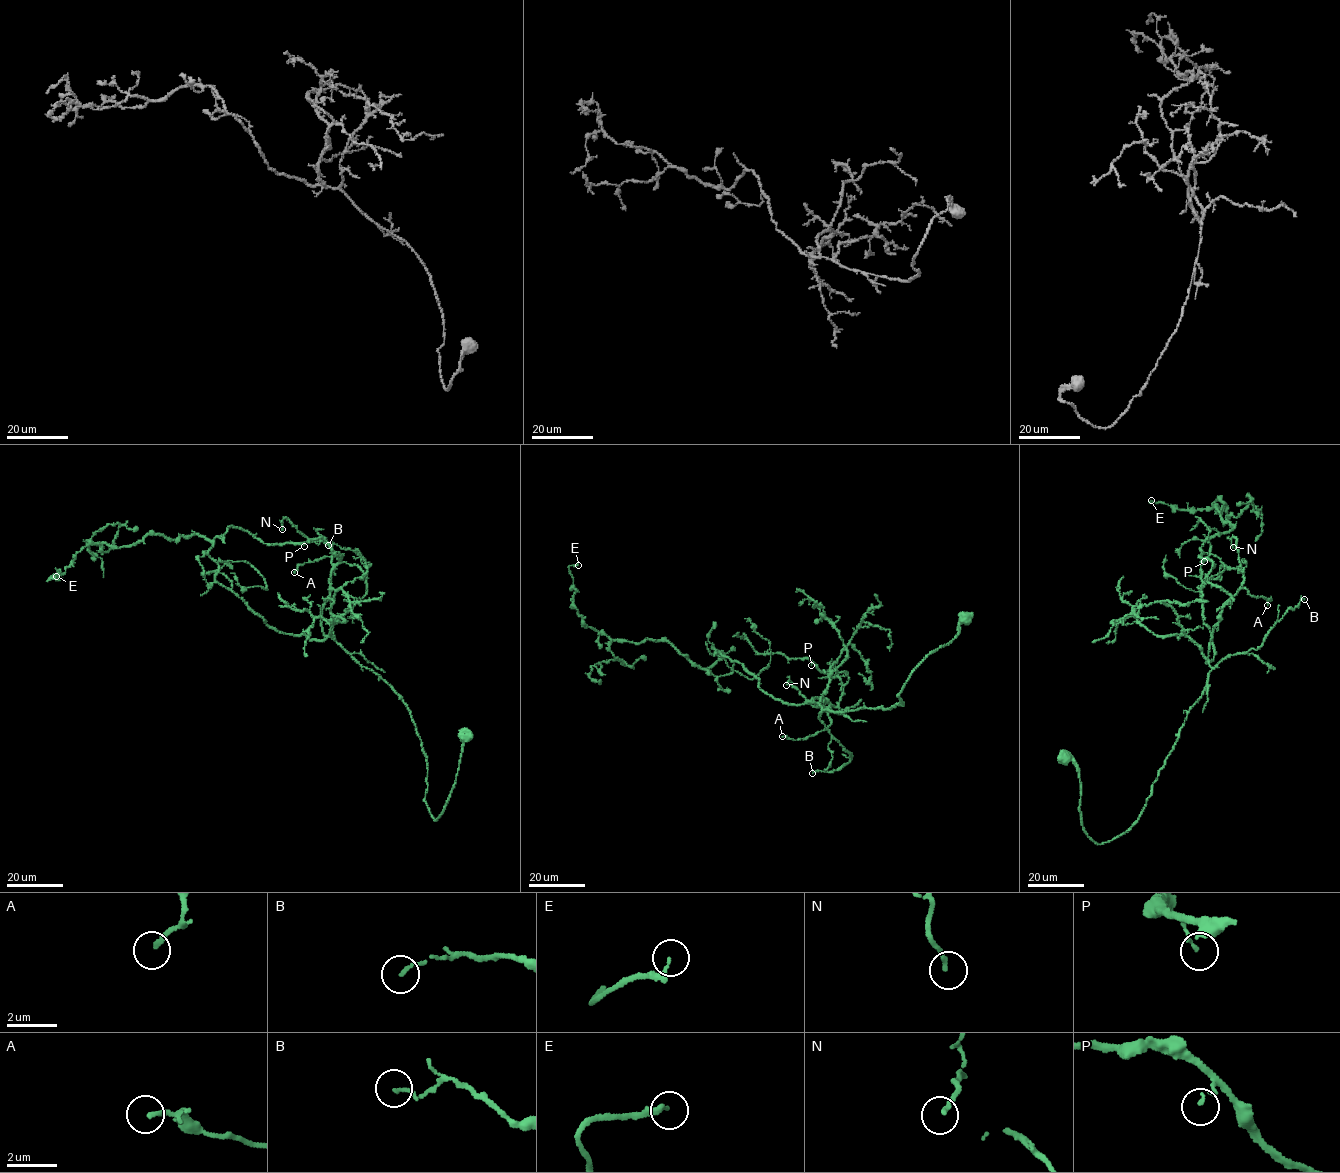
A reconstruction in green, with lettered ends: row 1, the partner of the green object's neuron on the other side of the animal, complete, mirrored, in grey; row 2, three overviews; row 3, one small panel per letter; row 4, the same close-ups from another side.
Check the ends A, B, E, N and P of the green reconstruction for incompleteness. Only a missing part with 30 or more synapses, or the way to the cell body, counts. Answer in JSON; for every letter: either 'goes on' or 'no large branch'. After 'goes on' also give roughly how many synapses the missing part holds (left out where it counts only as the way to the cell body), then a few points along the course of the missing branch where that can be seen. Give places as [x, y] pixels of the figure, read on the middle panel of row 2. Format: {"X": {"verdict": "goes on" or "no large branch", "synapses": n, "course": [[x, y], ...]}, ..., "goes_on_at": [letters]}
{"A": {"verdict": "no large branch"}, "B": {"verdict": "no large branch"}, "E": {"verdict": "goes on", "synapses": 30, "course": [[578, 565], [589, 559], [588, 548]]}, "N": {"verdict": "no large branch"}, "P": {"verdict": "no large branch"}, "goes_on_at": ["E"]}

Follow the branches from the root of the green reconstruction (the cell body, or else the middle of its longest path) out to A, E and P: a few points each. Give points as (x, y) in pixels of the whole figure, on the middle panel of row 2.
A: (966, 620), (912, 672), (903, 704), (835, 712), (813, 697), (827, 699), (831, 723), (782, 736)
E: (966, 620), (903, 704), (835, 712), (774, 699), (721, 651), (700, 668), (586, 627), (578, 565)
P: (966, 620), (912, 672), (898, 695), (902, 705), (823, 710), (813, 697), (838, 706), (842, 684), (811, 665)

